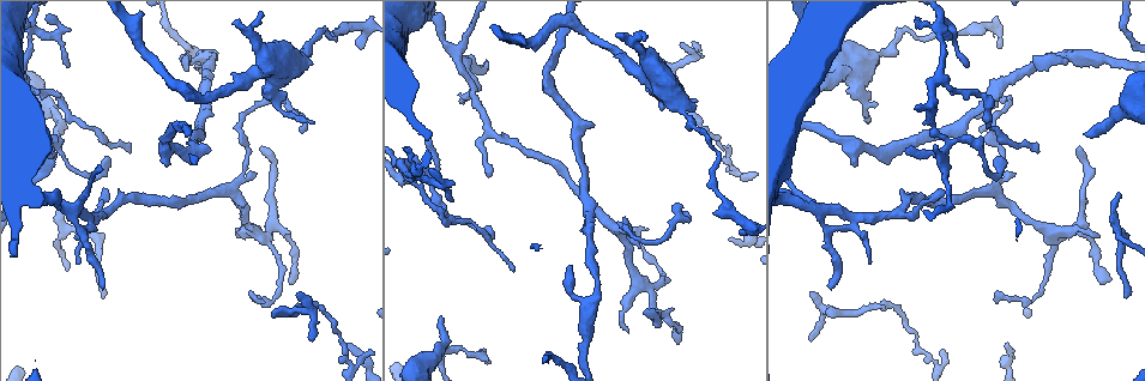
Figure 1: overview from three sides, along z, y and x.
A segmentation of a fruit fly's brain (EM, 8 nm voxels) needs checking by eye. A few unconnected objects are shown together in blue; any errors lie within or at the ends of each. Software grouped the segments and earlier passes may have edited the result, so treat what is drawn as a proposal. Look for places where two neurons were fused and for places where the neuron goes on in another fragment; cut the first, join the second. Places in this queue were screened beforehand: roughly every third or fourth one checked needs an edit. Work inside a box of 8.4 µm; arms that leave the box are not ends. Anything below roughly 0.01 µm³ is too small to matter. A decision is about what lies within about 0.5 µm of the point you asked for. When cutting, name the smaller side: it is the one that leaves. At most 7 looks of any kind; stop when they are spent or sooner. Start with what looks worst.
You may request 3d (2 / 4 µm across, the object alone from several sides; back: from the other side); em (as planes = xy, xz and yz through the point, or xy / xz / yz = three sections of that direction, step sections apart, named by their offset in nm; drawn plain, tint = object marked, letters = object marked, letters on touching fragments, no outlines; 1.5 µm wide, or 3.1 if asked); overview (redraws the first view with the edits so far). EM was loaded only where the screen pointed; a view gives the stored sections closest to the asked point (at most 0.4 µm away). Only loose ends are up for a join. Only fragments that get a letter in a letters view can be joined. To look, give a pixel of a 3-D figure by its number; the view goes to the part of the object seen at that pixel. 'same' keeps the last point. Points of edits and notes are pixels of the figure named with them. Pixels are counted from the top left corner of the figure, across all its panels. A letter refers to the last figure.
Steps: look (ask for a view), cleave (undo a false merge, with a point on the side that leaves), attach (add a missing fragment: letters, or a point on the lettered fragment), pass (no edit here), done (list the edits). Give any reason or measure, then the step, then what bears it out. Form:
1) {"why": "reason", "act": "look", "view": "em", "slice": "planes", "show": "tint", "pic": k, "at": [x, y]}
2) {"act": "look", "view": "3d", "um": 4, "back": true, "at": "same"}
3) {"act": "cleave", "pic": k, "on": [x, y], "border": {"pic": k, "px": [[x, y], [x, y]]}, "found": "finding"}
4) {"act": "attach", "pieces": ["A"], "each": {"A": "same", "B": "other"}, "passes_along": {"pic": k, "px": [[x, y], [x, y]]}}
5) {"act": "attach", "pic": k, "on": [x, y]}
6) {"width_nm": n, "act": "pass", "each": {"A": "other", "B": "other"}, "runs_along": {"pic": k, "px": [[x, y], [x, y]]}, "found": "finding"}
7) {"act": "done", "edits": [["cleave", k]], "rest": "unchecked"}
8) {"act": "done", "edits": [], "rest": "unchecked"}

{"why": "end of a long branch", "act": "look", "view": "em", "slice": "planes", "show": "plain", "pic": 1, "at": [361, 48]}

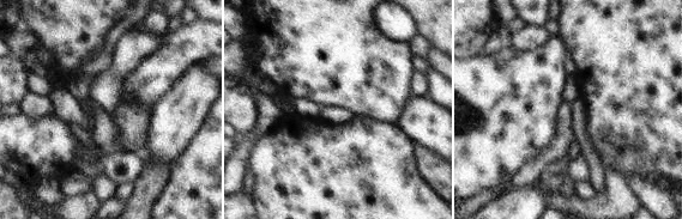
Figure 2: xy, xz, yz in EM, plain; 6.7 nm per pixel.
{"why": "what lies round it", "act": "look", "view": "em", "slice": "planes", "show": "letters", "at": "same"}

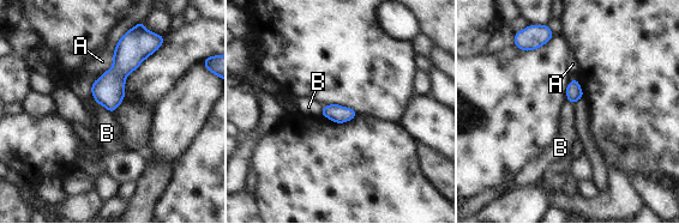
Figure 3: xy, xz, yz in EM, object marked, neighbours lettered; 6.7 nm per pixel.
{"longest_contact_nm": ["A", 400], "act": "pass", "each": {"A": "other", "B": "other"}, "found": "no lettered fragment goes on from it"}

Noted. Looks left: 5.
{"why": "tapers out", "act": "look", "view": "3d", "um": 2, "back": true, "pic": 1, "at": [309, 339]}

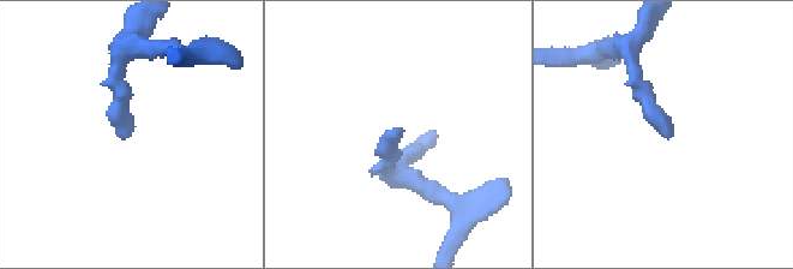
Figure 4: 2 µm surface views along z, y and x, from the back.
{"act": "look", "view": "em", "slice": "xz", "step": 4, "show": "tint", "pic": 4, "at": [669, 137]}

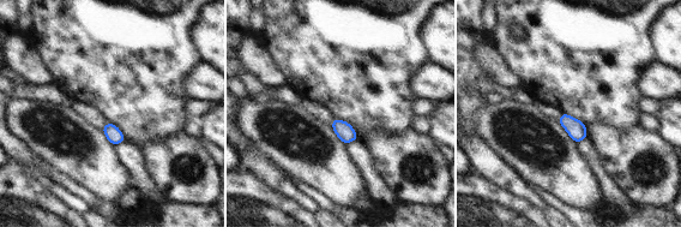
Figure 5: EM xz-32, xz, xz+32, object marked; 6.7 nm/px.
{"act": "look", "view": "em", "slice": "planes", "show": "letters", "at": "same"}

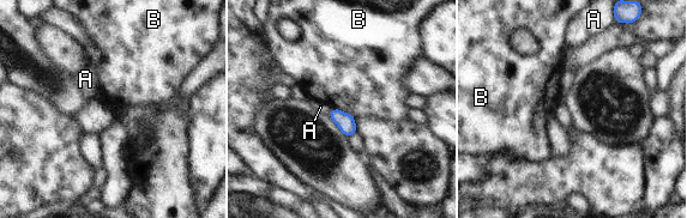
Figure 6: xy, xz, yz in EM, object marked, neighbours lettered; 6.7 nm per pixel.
{"act": "pass", "each": {"A": "other", "B": "other"}, "border": {"pic": 6, "px": [[332, 108], [338, 108], [355, 117]]}, "found": "none of them fits"}

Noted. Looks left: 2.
{"why": "a fork", "act": "look", "view": "3d", "um": 4, "back": true, "pic": 1, "at": [28, 33]}

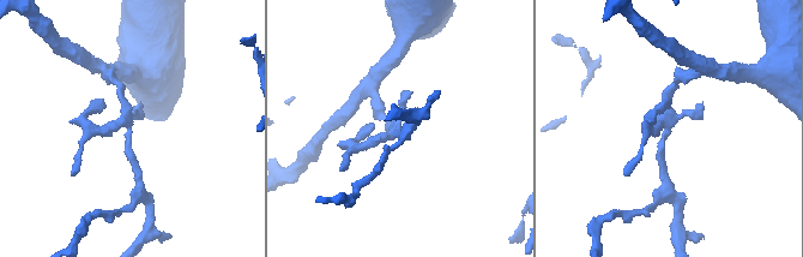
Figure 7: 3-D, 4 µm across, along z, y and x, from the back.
{"act": "look", "view": "em", "slice": "planes", "show": "letters", "pic": 7, "at": [131, 128]}

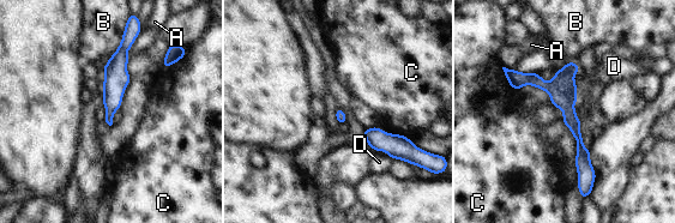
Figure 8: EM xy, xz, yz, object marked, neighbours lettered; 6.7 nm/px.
{"width_nm": 60, "act": "pass", "each": {"A": "other", "B": "other", "C": "other", "D": "other"}, "border": {"pic": 8, "px": [[377, 126], [408, 138]]}, "found": "continuous, no second neuron"}

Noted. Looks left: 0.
{"act": "done", "edits": [], "rest": "unchecked"}

